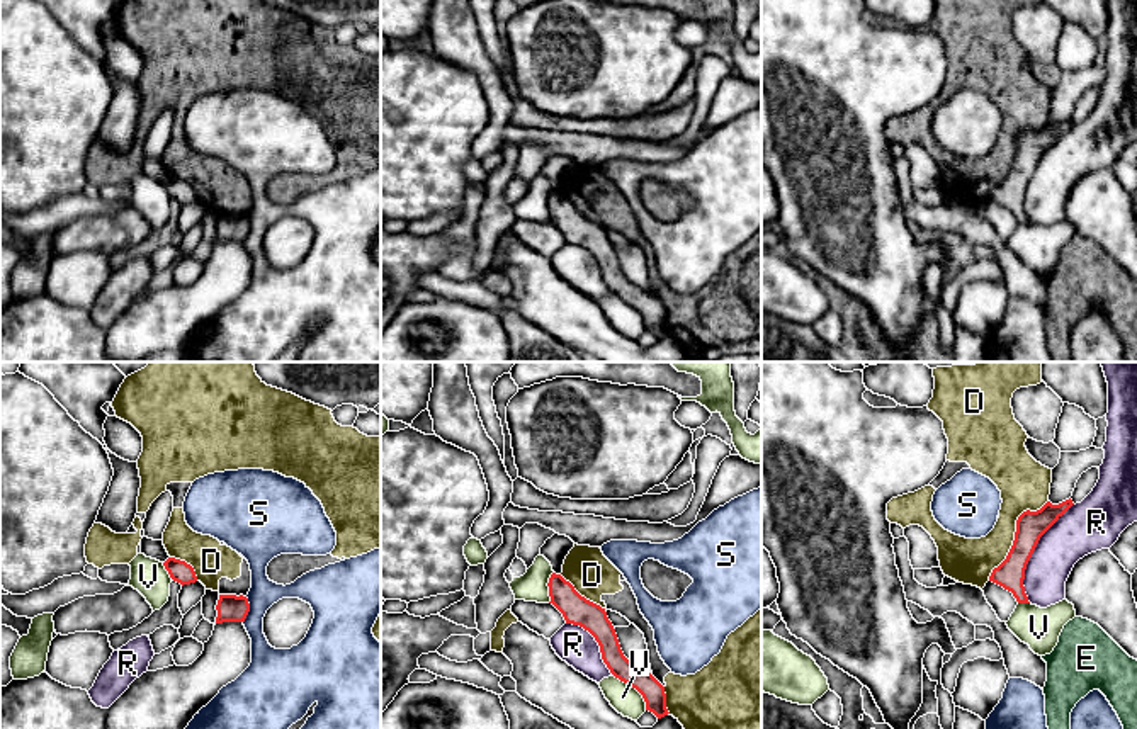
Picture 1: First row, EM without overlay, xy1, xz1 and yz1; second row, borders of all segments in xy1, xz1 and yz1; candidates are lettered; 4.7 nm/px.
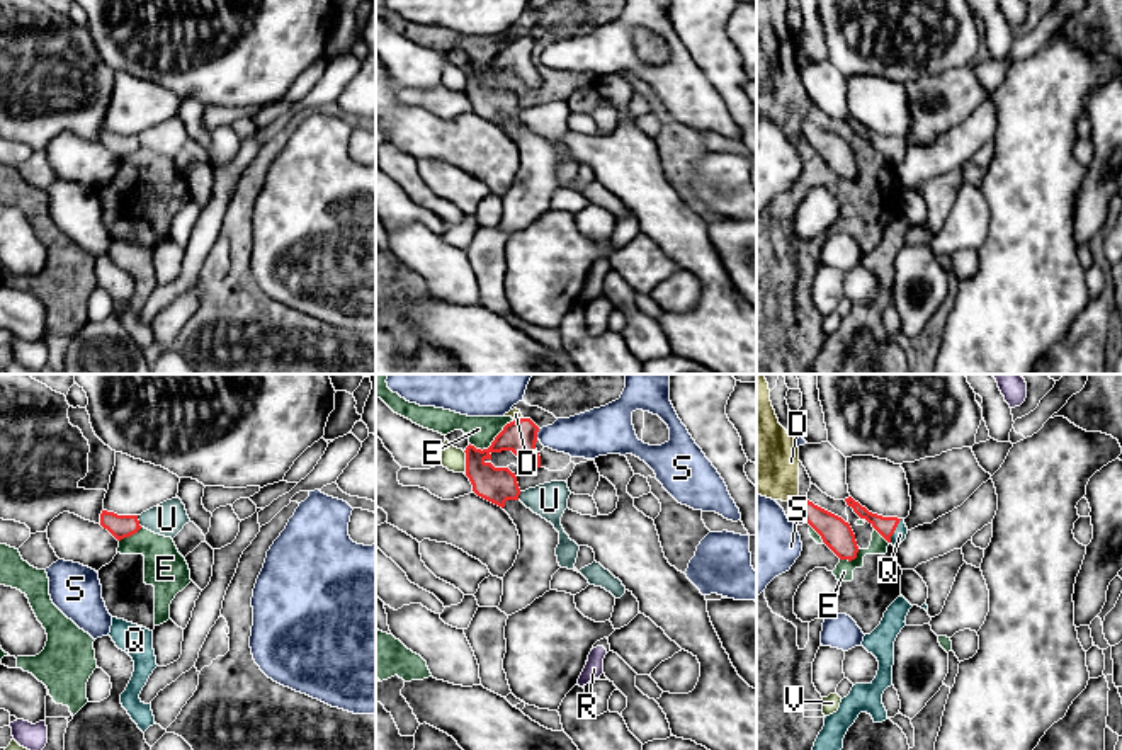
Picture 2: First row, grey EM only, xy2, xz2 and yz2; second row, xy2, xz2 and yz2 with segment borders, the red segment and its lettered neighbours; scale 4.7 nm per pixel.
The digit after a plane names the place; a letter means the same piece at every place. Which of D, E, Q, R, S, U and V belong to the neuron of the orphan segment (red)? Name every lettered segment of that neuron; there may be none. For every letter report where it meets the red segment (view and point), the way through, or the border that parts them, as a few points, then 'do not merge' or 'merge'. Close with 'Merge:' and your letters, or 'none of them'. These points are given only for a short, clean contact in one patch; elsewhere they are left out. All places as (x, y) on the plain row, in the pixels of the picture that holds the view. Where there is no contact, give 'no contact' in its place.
D: contact yz1 (1015, 153); do not merge
E: contact xz2 (493, 60); do not merge
Q: contact yz2 (895, 148); way yz2 (886, 145), (895, 148), (900, 153); merge
R: contact yz1 (1032, 172); do not merge
S: contact xy1 (248, 230); do not merge
U: contact xy2 (138, 140); border xy2 (136, 135), (141, 145); do not merge
V: contact xz1 (634, 306); do not merge
Merge: Q

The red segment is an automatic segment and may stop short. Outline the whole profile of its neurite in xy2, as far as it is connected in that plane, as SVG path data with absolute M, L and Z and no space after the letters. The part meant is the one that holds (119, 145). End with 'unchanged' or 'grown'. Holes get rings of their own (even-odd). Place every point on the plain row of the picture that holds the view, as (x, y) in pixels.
M102 129L100 145L107 148L117 160L136 153L141 145L138 134L117 134L114 131Z; unchanged

